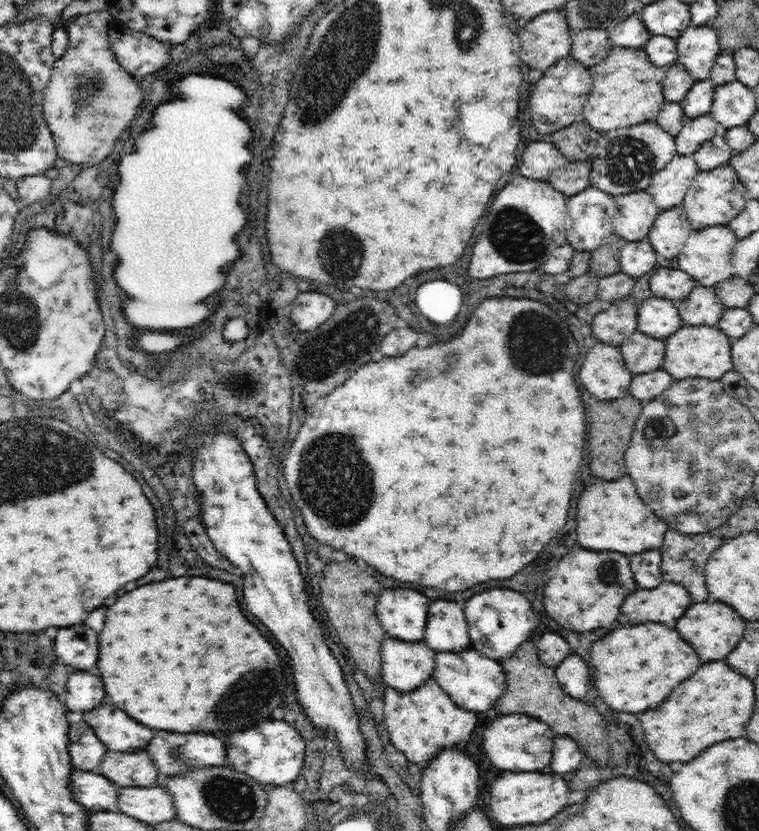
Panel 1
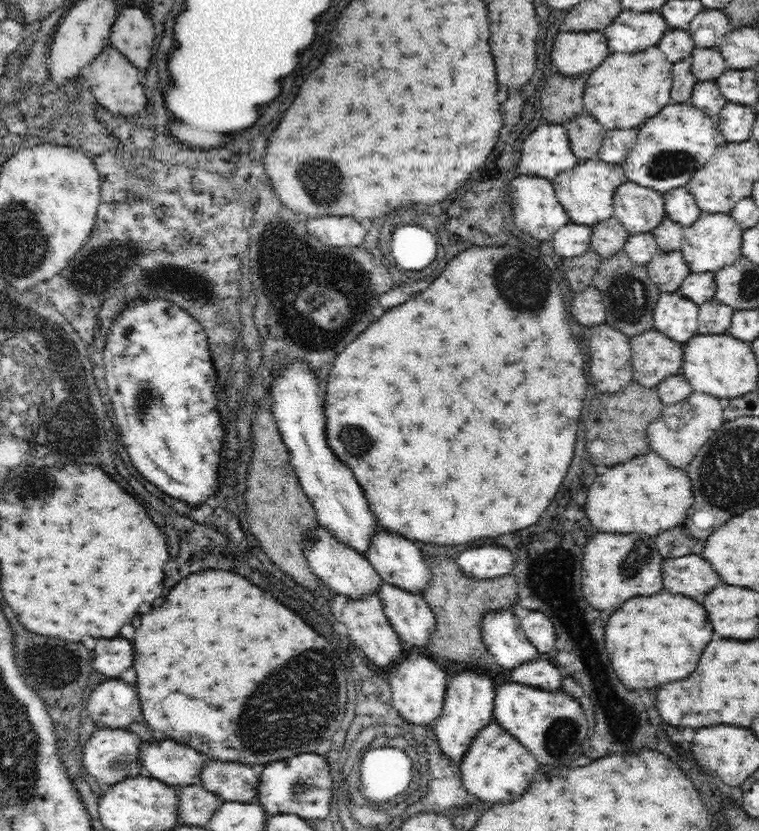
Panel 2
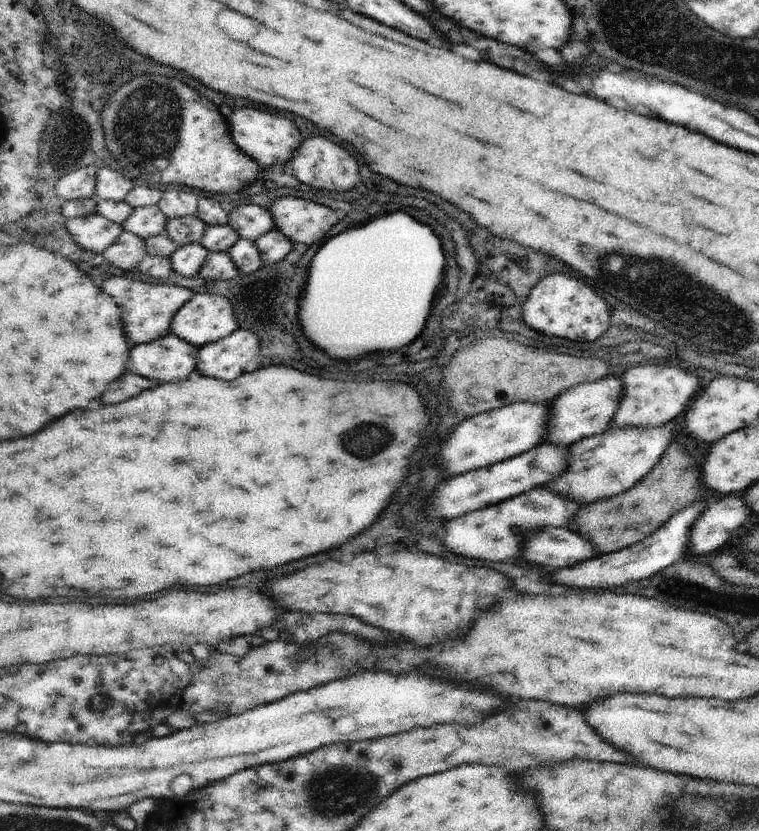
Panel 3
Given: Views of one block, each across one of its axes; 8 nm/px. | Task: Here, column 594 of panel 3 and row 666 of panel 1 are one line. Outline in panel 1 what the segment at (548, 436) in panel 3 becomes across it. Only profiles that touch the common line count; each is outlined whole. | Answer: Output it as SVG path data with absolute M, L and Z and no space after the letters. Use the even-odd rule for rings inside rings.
M386 637L381 646L380 680L398 692L412 692L433 676L436 651L423 640L406 642Z

